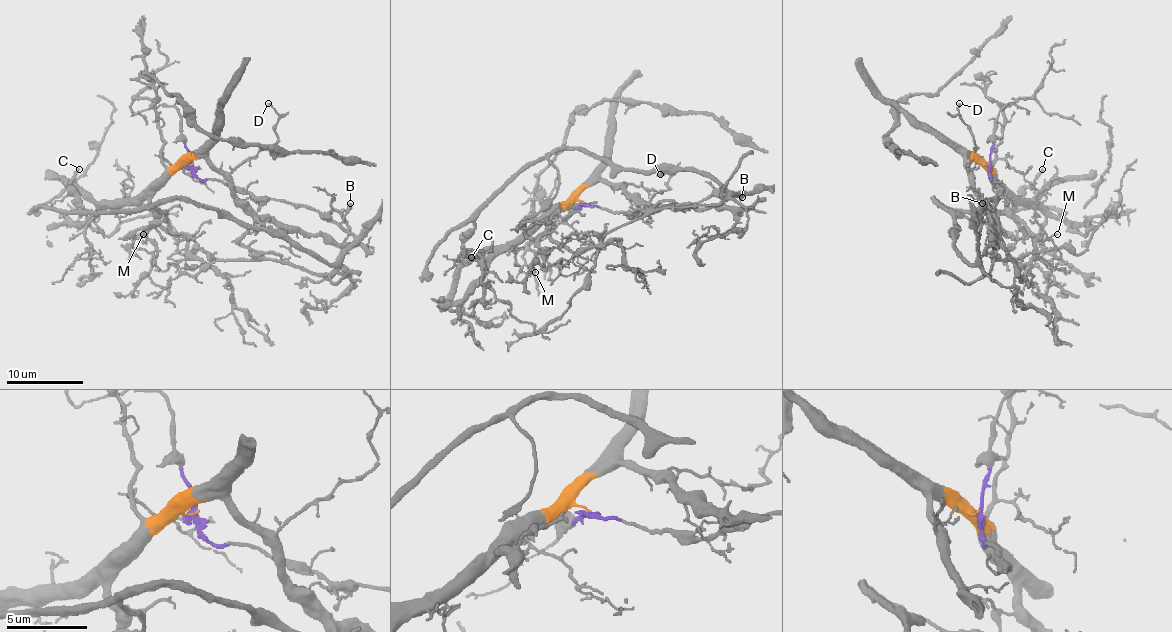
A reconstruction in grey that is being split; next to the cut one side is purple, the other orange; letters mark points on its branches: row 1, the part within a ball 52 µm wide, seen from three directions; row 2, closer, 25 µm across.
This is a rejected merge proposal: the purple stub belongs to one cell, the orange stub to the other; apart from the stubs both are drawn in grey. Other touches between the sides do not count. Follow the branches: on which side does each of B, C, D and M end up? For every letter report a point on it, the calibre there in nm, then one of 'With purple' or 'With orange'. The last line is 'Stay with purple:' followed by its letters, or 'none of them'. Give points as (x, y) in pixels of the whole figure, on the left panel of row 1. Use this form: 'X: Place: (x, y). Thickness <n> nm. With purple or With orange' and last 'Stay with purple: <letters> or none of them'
B: Place: (350, 203). Thickness 440 nm. With purple
C: Place: (79, 169). Thickness 180 nm. With purple
D: Place: (268, 103). Thickness 110 nm. With orange
M: Place: (143, 234). Thickness 120 nm. With orange
Stay with purple: B, C

